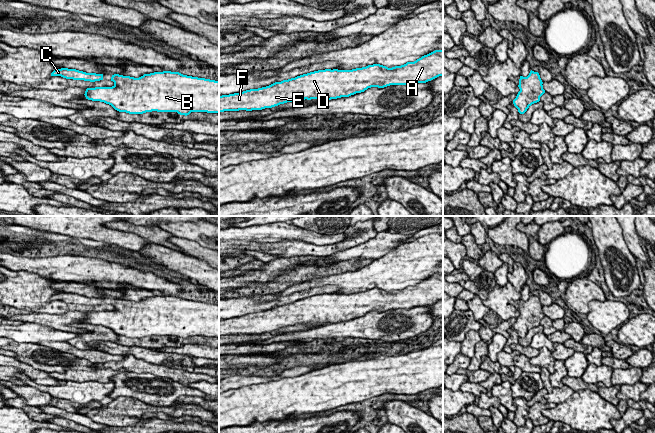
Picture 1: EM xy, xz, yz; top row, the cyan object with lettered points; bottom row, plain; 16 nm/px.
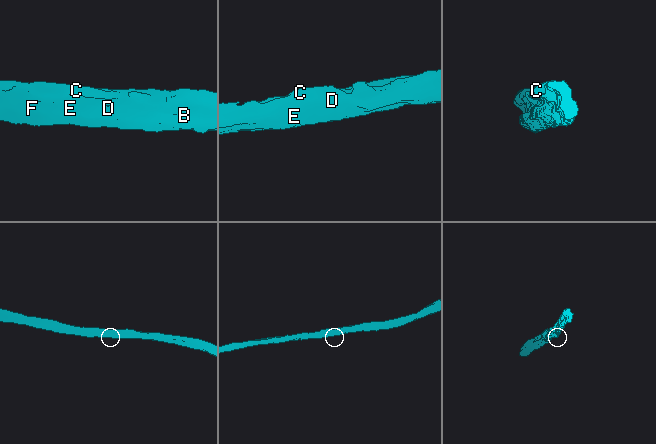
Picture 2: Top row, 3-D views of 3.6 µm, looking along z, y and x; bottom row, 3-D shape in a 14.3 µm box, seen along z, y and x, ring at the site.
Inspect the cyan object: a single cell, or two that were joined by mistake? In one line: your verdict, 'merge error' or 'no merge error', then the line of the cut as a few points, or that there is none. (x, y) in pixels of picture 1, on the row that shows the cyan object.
no merge error; no cut

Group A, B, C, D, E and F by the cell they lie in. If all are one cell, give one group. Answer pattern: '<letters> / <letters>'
A B C D E F

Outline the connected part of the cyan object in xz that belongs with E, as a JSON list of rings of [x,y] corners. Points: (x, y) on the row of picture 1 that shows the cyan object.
[[[443,50],[392,68],[373,64],[352,70],[318,70],[266,87],[222,95],[219,96],[219,112],[262,110],[305,99],[331,100],[371,87],[426,83],[439,76],[443,76]]]

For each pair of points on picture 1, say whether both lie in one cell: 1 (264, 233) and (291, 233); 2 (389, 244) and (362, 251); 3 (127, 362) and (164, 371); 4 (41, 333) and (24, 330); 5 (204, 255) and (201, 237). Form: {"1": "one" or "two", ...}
{"1": "one", "2": "one", "3": "one", "4": "one", "5": "two"}

